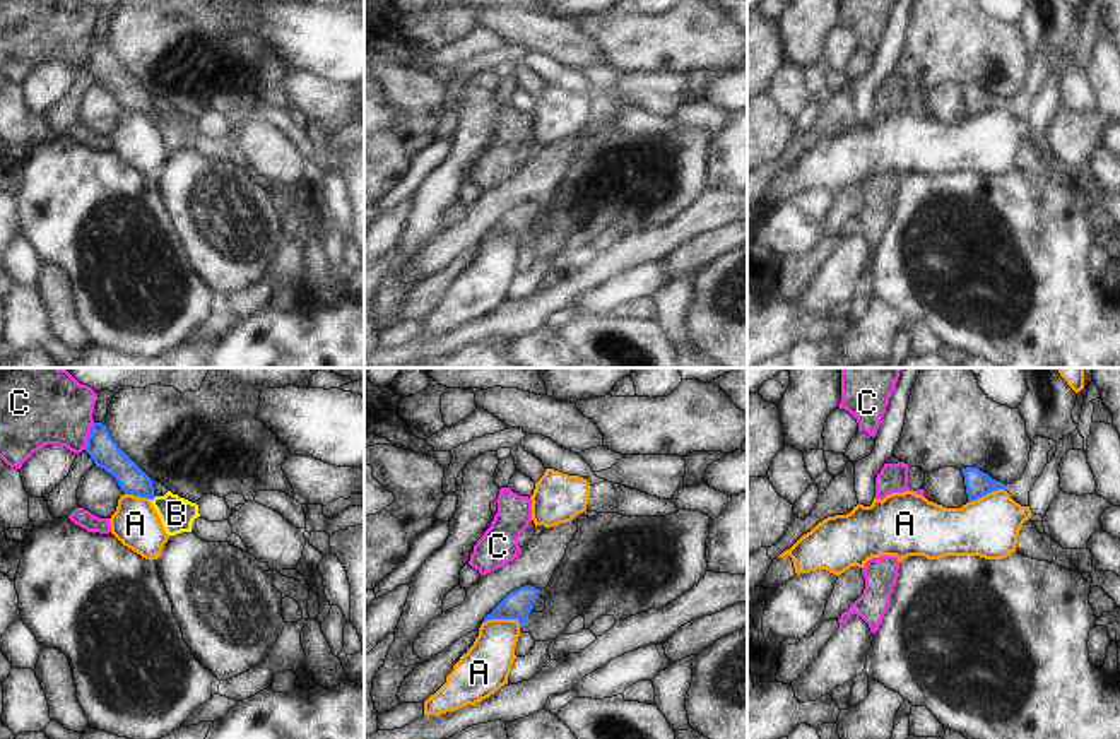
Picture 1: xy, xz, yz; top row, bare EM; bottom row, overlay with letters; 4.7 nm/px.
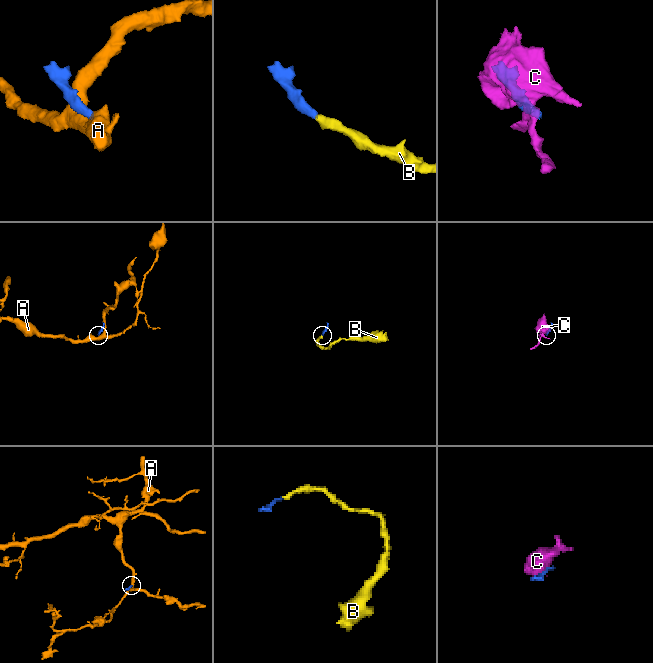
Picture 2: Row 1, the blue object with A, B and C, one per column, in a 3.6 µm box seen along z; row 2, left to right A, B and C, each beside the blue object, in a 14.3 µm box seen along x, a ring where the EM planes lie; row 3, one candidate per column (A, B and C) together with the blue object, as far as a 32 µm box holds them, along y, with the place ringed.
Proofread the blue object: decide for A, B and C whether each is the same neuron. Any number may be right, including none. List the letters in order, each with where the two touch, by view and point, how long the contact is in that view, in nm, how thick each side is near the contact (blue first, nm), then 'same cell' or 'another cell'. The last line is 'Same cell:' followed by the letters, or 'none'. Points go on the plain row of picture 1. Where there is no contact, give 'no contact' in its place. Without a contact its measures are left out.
A: meets blue in xz at (503, 235); contact 190 nm long; 140 nm thick on the blue side, 220 nm on the other; another cell
B: meets blue in xy at (153, 115); contact 40 nm long; 140 nm thick on the blue side, 160 nm on the other; same cell
C: meets blue in xy at (89, 53); contact 140 nm long; 140 nm thick on the blue side, 300 nm on the other; another cell
Same cell: B

